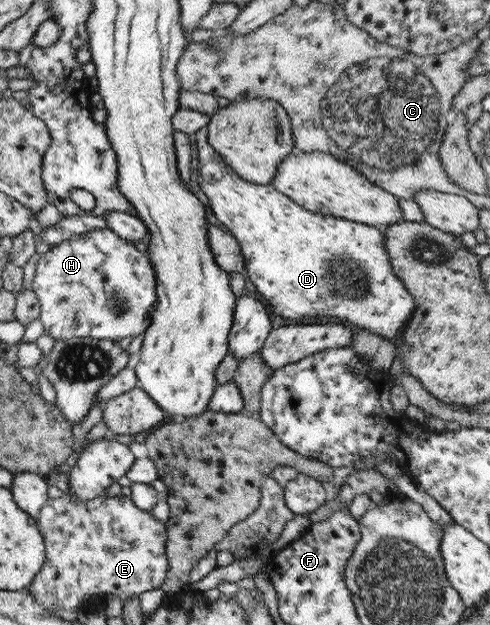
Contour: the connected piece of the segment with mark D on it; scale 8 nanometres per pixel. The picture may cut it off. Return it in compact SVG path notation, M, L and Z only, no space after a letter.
M206 125L194 132L194 142L200 191L208 198L214 218L230 232L240 246L241 259L254 290L278 316L334 316L380 335L387 341L400 335L415 305L388 262L382 228L308 211L297 206L270 183L256 185L239 178L208 144Z

